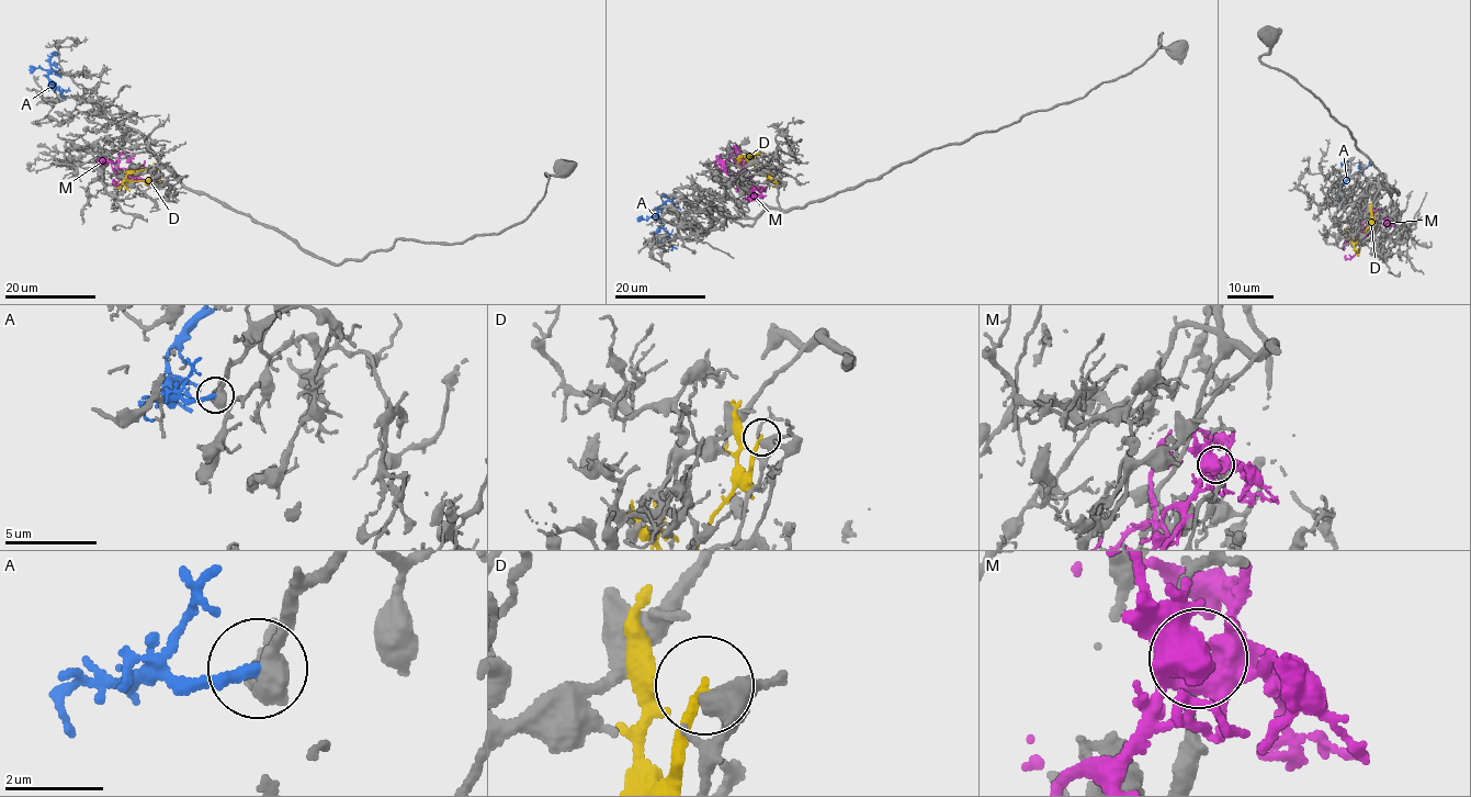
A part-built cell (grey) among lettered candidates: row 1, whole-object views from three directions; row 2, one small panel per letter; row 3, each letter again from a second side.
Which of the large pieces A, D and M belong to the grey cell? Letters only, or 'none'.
A

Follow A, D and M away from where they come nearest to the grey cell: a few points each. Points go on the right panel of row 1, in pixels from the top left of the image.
A: (1350, 200), (1338, 201), (1338, 191), (1359, 169)
D: (1377, 212), (1372, 224), (1355, 243), (1345, 227)
M: (1378, 216), (1364, 232), (1356, 233), (1345, 242), (1345, 248)

